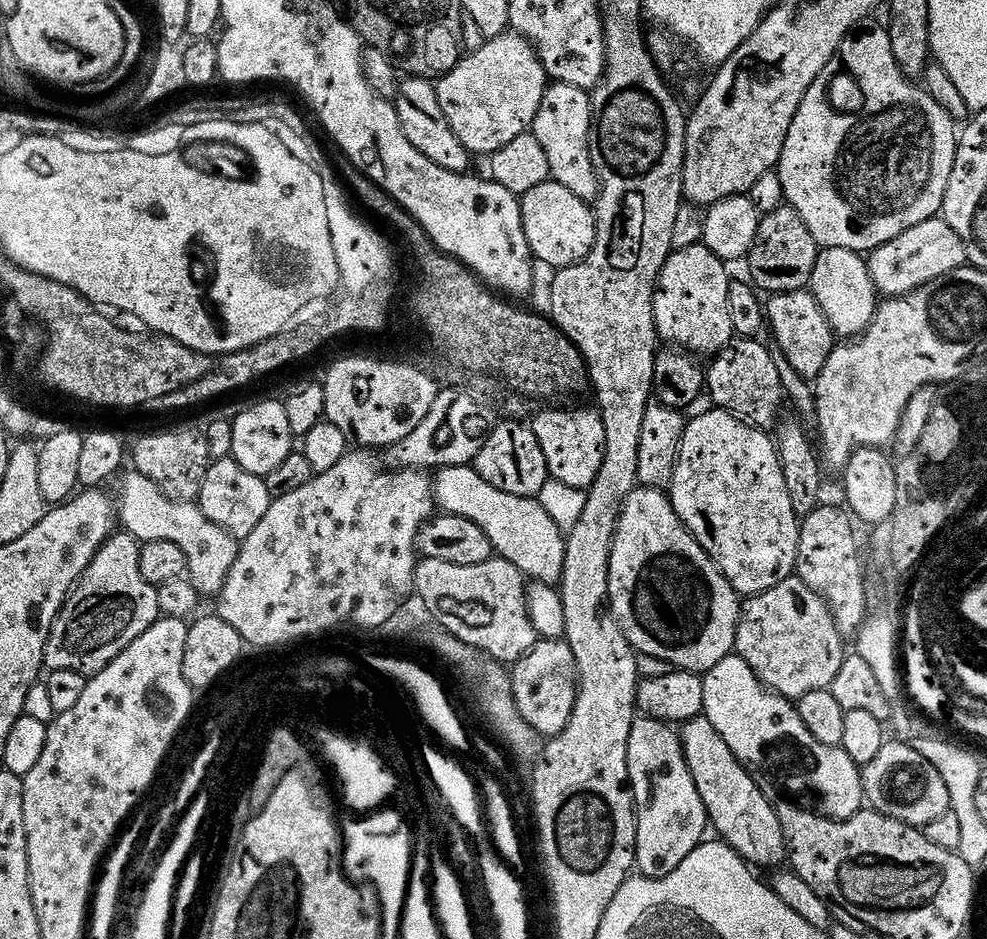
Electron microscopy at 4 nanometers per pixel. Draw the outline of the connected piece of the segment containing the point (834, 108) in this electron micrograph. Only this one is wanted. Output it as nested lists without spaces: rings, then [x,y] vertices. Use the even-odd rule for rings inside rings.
[[[861,27],[845,36],[835,58],[826,65],[822,74],[818,74],[816,81],[806,90],[806,98],[802,98],[802,106],[798,106],[798,114],[790,126],[790,134],[786,138],[786,146],[782,150],[778,165],[780,184],[784,187],[785,198],[788,199],[785,201],[796,209],[802,222],[806,222],[806,230],[814,234],[817,245],[821,249],[841,248],[861,254],[871,254],[875,248],[886,246],[886,242],[898,238],[898,234],[906,234],[906,230],[927,220],[935,220],[941,215],[946,198],[946,186],[950,186],[950,170],[954,170],[958,143],[957,121],[952,119],[946,109],[943,109],[927,90],[919,83],[913,82],[898,66],[894,58],[894,50],[890,46],[887,27],[868,27]]]

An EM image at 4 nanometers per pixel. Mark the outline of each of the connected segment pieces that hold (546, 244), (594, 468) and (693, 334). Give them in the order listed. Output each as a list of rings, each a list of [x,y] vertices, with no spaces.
[[[549,182],[542,186],[534,186],[520,200],[522,226],[526,232],[526,242],[530,246],[533,257],[544,264],[549,264],[552,270],[569,268],[571,264],[578,264],[587,258],[596,241],[596,214],[590,207],[589,201],[578,198],[578,194],[570,194],[566,186]]]
[[[552,408],[549,412],[540,412],[530,427],[537,436],[538,444],[545,455],[548,474],[551,479],[562,482],[562,486],[589,489],[598,478],[598,470],[602,468],[606,454],[606,426],[602,422],[599,411],[592,413],[583,420],[572,412],[563,412],[560,408]]]
[[[696,242],[689,248],[677,247],[664,263],[664,269],[660,271],[656,279],[656,290],[652,293],[652,313],[656,323],[656,336],[664,339],[668,346],[675,346],[688,354],[697,357],[711,358],[717,352],[722,351],[728,343],[734,339],[732,323],[730,322],[730,275],[729,265],[719,260],[703,243]]]

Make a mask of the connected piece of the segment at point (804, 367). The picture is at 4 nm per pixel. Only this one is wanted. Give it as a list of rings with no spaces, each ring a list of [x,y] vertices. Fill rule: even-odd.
[[[807,289],[796,292],[775,293],[765,303],[765,315],[774,334],[775,345],[782,350],[790,361],[790,366],[809,380],[814,380],[821,373],[836,345],[836,336],[816,297]]]

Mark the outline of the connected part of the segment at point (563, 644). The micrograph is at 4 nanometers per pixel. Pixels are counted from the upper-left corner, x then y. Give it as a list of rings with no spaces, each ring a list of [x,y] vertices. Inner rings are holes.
[[[563,638],[537,639],[535,646],[520,661],[511,665],[510,679],[516,713],[536,731],[537,737],[560,736],[570,722],[580,689],[580,676],[576,672],[574,654],[568,641]]]

